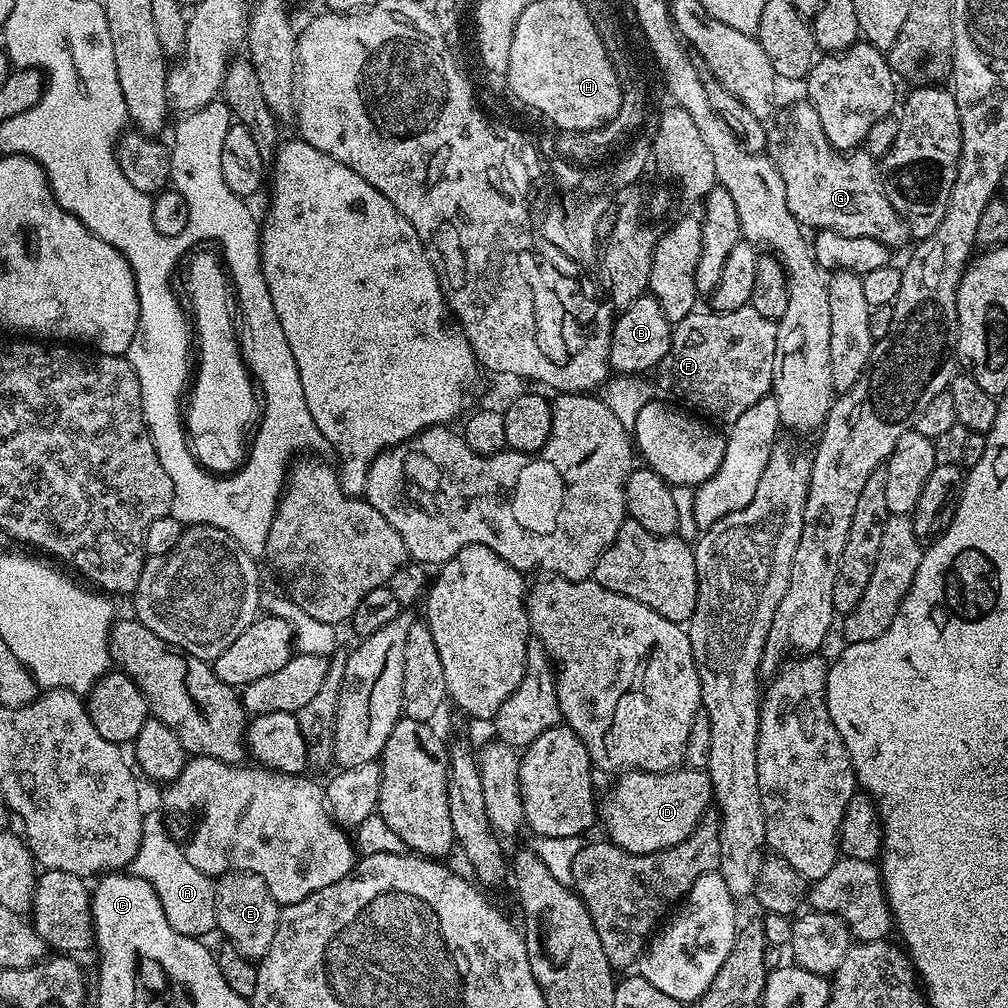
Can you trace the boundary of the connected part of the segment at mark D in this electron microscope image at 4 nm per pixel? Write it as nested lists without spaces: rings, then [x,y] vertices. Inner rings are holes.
[[[677,766],[670,772],[631,771],[617,778],[616,792],[600,804],[607,839],[630,854],[650,854],[678,846],[702,823],[704,811],[713,803],[707,771],[687,766]]]

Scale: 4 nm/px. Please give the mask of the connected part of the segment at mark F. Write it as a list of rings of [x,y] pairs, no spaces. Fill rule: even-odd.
[[[751,306],[729,312],[700,311],[693,310],[689,316],[682,318],[682,322],[678,322],[673,327],[672,341],[658,365],[660,384],[673,396],[671,397],[673,401],[713,421],[731,422],[742,414],[746,414],[750,406],[754,406],[772,391],[776,339],[778,338],[777,321],[773,317],[763,316],[758,309]]]

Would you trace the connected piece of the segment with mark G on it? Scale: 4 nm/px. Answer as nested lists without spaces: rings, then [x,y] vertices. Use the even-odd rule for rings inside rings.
[[[803,103],[792,104],[780,117],[775,117],[776,125],[771,125],[766,149],[782,178],[790,214],[801,225],[809,224],[815,230],[835,232],[838,236],[872,236],[889,246],[910,240],[904,221],[890,206],[890,198],[886,198],[873,161],[871,164],[859,160],[856,154],[838,154],[822,130],[812,103]]]

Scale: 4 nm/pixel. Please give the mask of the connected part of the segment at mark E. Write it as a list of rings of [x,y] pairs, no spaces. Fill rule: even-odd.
[[[229,870],[215,881],[216,928],[224,931],[242,955],[259,958],[270,946],[276,933],[281,905],[271,896],[266,882],[256,873]]]

